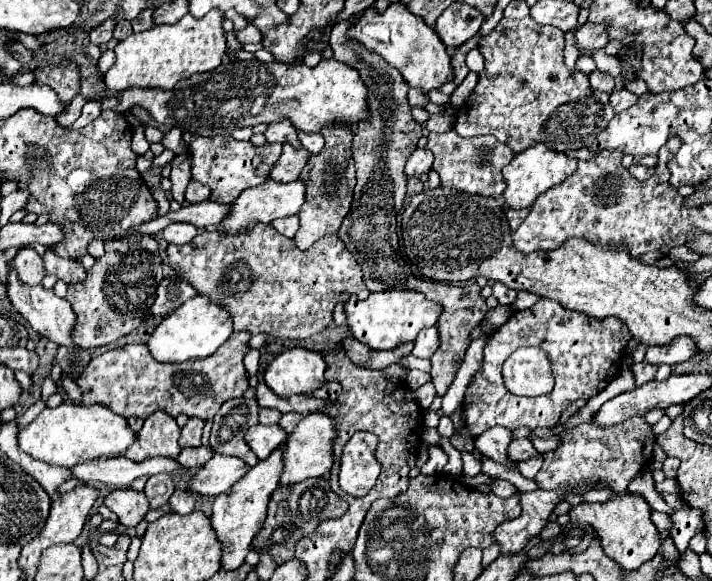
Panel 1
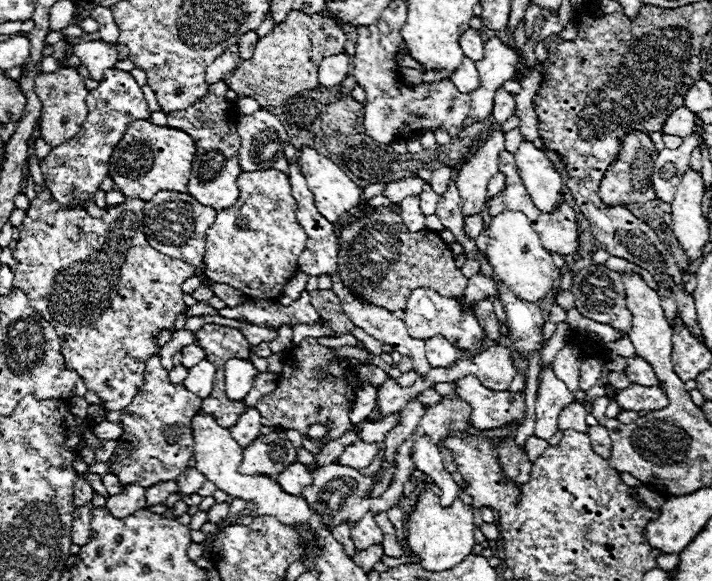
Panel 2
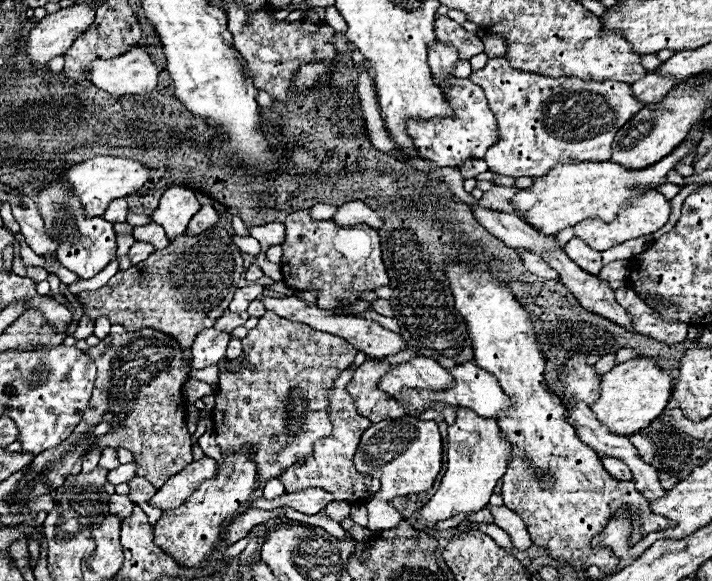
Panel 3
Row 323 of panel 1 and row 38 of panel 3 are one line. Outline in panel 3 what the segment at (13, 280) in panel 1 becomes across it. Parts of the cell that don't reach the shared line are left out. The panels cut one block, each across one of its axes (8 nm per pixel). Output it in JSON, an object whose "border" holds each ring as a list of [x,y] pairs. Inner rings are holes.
{"border":[[[88,2],[48,14],[28,34],[28,58],[36,66],[46,66],[52,58],[62,56],[92,22],[94,10],[88,8]]]}

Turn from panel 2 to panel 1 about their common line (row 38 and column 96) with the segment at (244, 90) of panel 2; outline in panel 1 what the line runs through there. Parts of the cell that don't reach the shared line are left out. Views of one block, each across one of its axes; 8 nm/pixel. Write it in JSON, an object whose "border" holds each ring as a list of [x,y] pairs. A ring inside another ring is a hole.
{"border":[[[120,236],[108,240],[104,248],[106,254],[86,272],[86,280],[80,284],[70,284],[66,292],[66,300],[78,316],[72,336],[74,358],[78,358],[82,350],[116,342],[120,336],[132,332],[150,314],[150,304],[156,298],[156,286],[164,278],[160,248],[154,236]]]}

